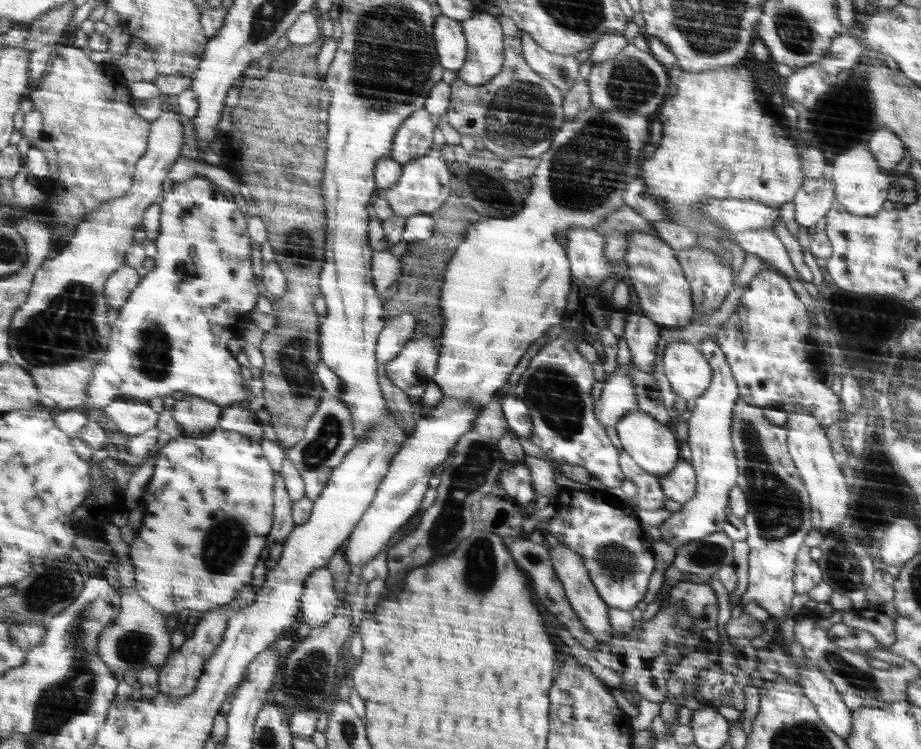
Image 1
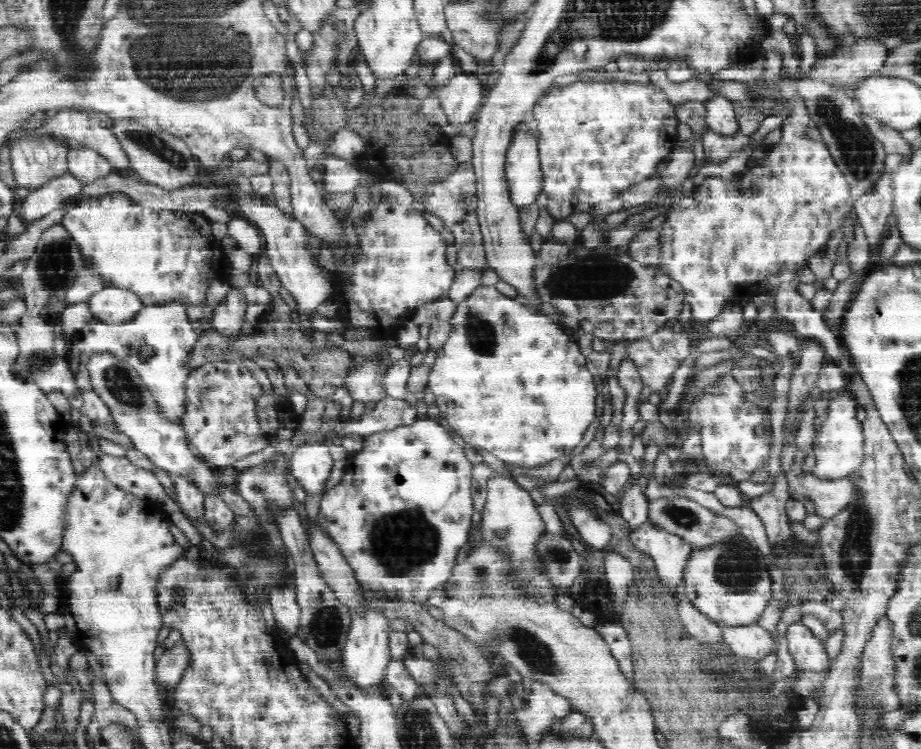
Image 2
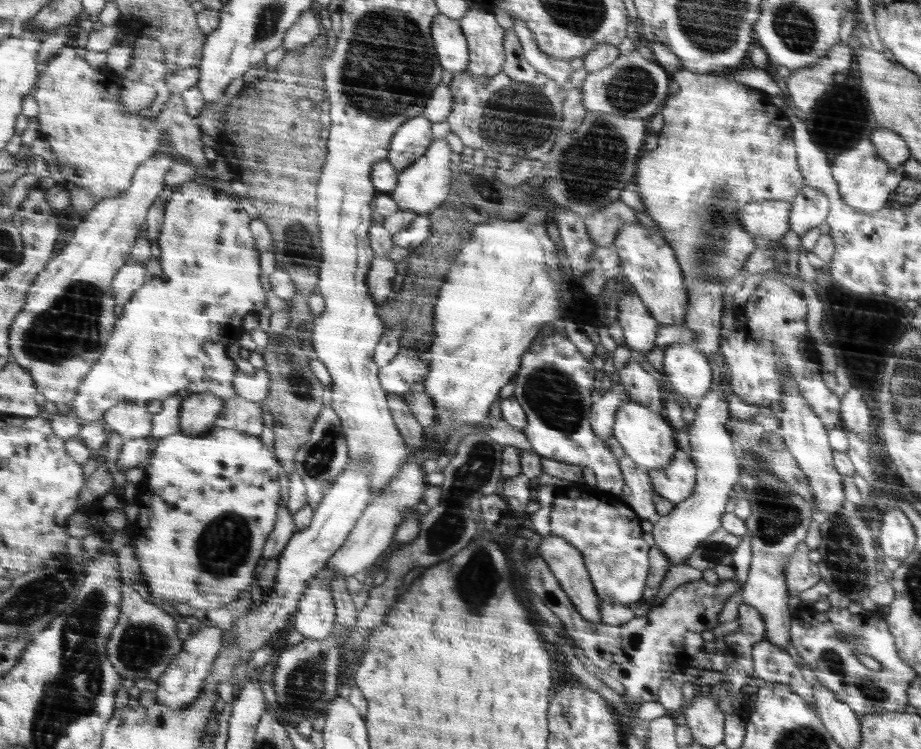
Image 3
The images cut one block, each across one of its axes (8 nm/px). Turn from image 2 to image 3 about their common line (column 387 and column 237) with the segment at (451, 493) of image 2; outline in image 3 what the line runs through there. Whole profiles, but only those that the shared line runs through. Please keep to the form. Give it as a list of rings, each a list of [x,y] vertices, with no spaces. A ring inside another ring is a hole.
[[[216,426],[208,435],[189,435],[184,432],[173,434],[156,440],[153,453],[143,467],[145,470],[145,480],[142,490],[135,498],[140,504],[140,515],[136,524],[136,534],[134,536],[135,556],[139,561],[141,573],[144,576],[146,587],[149,589],[152,602],[167,605],[188,604],[196,609],[211,610],[220,609],[226,605],[237,602],[242,594],[248,591],[248,586],[254,578],[254,570],[258,566],[260,554],[266,538],[270,538],[277,523],[278,498],[280,498],[280,482],[278,482],[278,468],[276,460],[272,458],[270,450],[260,442],[260,436],[246,436],[246,432],[236,429],[222,428]]]

